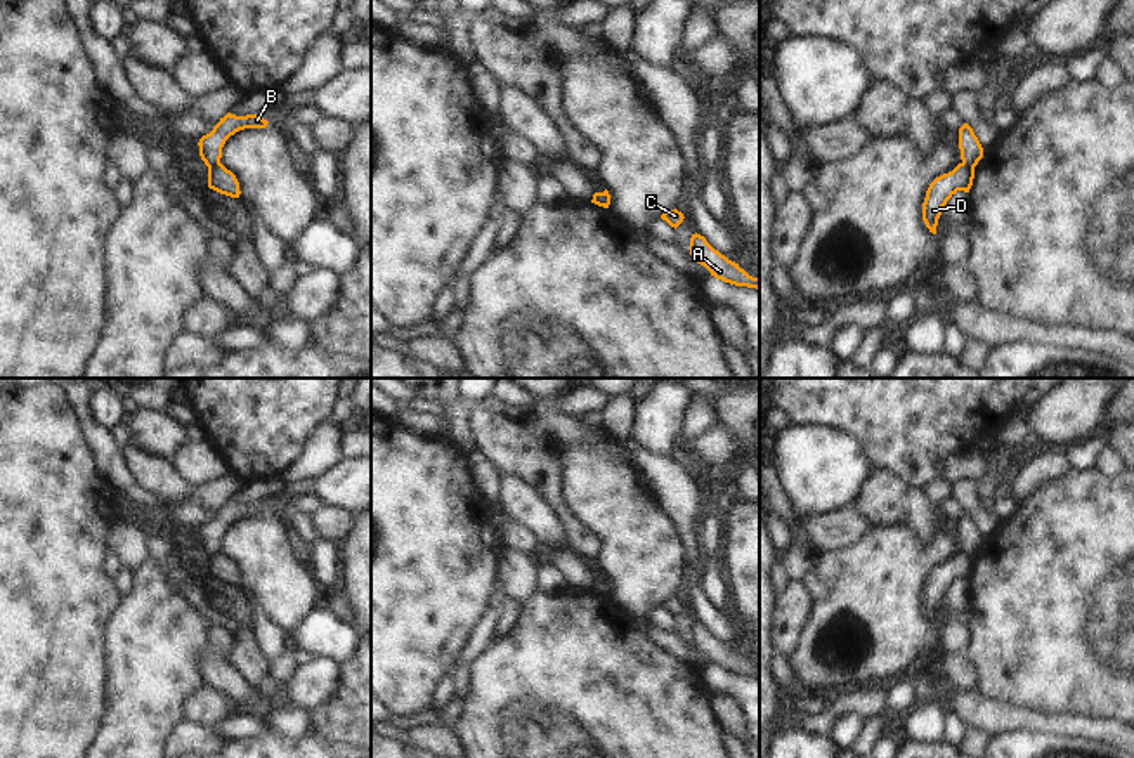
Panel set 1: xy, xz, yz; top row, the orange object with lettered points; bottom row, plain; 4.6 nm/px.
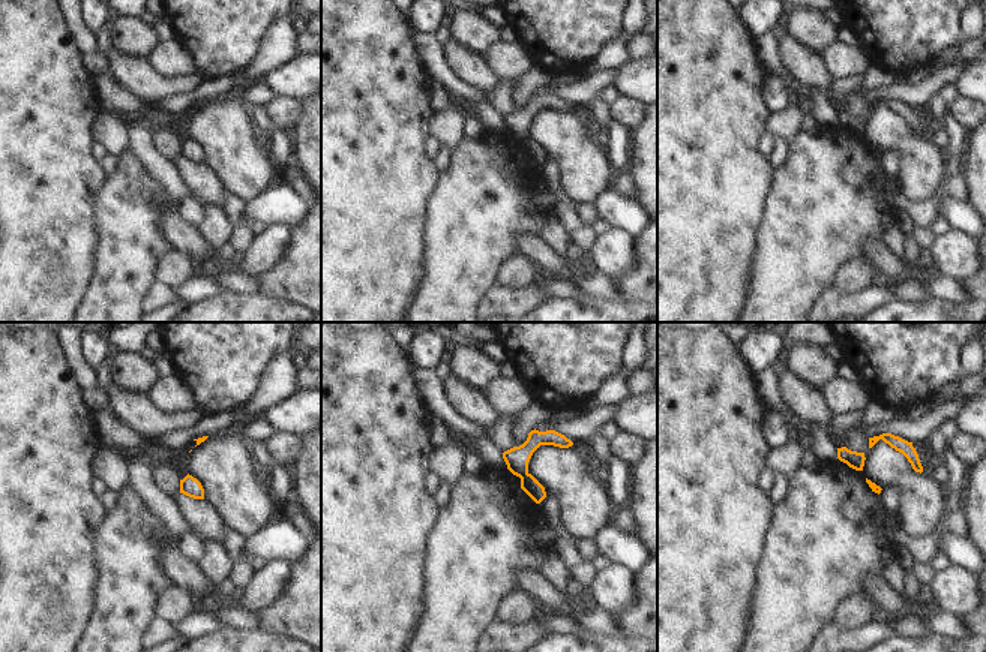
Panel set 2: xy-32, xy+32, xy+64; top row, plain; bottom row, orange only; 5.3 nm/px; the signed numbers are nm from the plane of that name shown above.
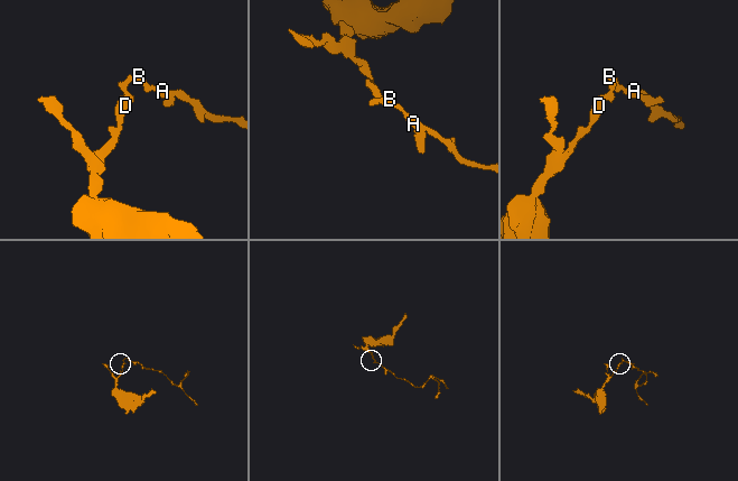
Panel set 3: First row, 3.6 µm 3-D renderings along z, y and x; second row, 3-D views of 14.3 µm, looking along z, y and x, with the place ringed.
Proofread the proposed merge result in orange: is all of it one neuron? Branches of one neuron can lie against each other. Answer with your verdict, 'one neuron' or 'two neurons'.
two neurons

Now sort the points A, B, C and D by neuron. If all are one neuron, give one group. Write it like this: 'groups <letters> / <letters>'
groups A B C / D

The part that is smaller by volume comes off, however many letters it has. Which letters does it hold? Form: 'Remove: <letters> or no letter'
Remove: A, B, C

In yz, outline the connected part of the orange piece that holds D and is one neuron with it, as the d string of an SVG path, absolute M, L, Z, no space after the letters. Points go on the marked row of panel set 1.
M959 163L952 172L936 177L928 191L922 203L922 220L929 232L936 234L938 219L947 201L957 193L969 193L974 179L974 168Z

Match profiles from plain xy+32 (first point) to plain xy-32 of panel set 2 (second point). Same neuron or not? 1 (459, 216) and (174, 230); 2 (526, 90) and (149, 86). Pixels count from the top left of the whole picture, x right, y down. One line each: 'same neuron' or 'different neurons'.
1: different neurons
2: same neuron

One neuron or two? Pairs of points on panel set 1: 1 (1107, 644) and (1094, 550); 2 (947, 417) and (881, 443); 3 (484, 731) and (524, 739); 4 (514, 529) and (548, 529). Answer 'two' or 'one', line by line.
1: one
2: one
3: one
4: two

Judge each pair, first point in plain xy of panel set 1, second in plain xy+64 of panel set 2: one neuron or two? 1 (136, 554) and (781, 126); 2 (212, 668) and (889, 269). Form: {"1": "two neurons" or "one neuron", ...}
{"1": "one neuron", "2": "one neuron"}

